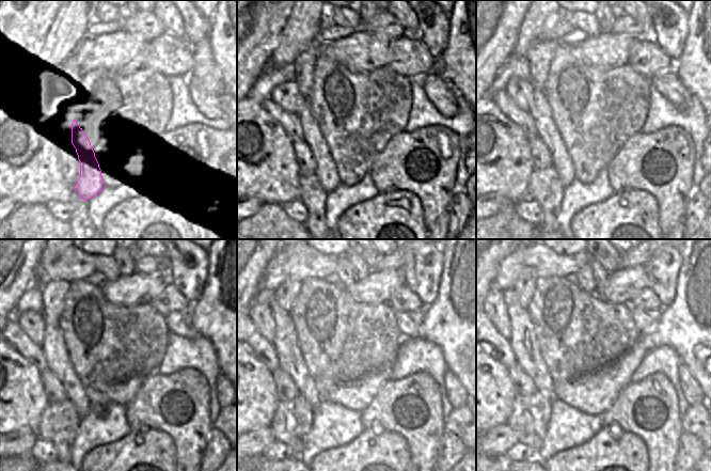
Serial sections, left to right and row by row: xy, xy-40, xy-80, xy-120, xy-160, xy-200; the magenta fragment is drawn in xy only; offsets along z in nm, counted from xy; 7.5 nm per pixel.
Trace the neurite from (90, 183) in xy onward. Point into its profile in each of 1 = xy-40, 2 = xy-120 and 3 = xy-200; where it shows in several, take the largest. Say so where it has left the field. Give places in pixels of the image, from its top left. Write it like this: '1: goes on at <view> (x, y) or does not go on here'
1: goes on at xy-40 (326, 171)
2: goes on at xy-120 (53, 348)
3: goes on at xy-200 (523, 342)

